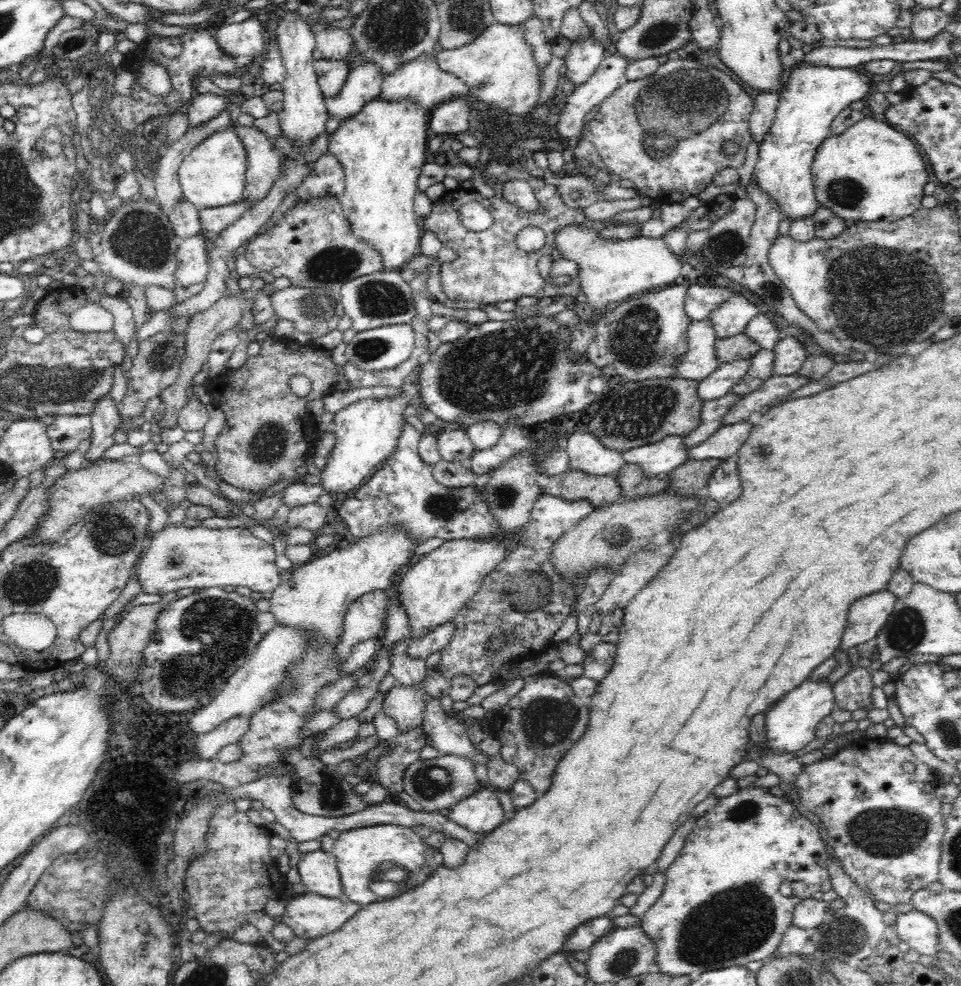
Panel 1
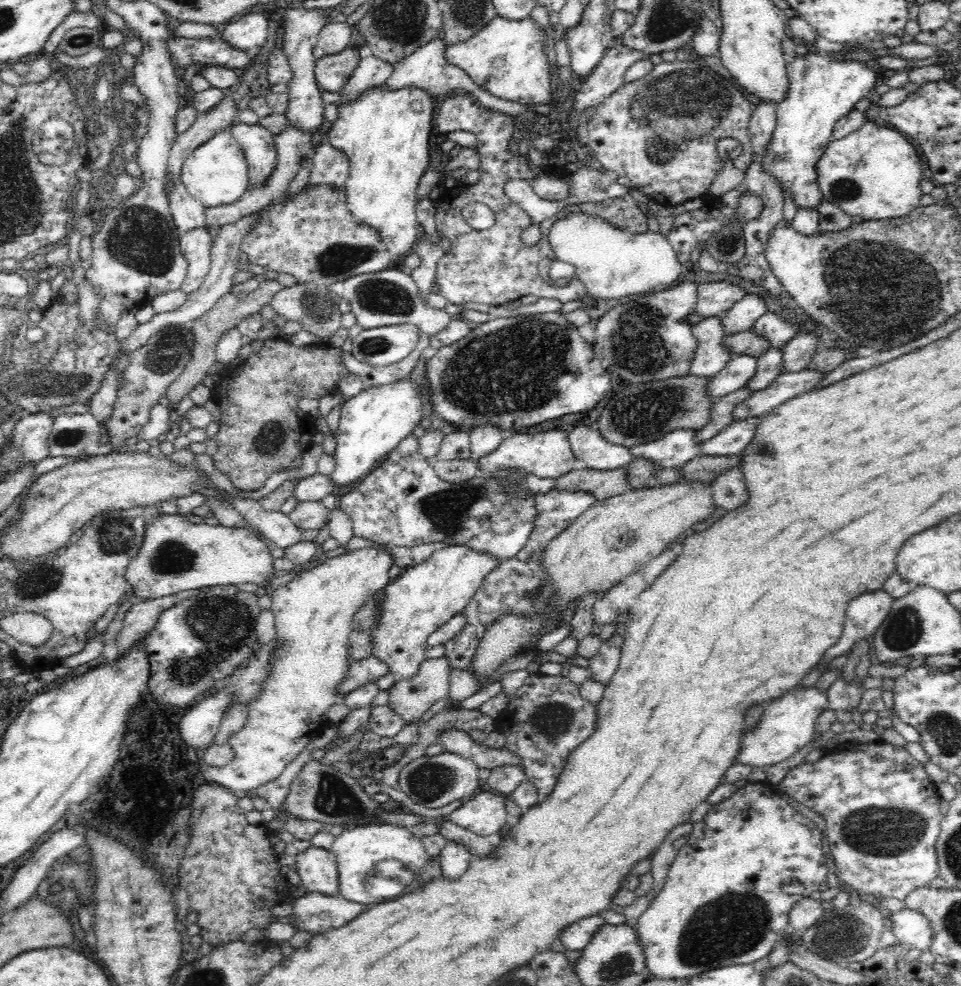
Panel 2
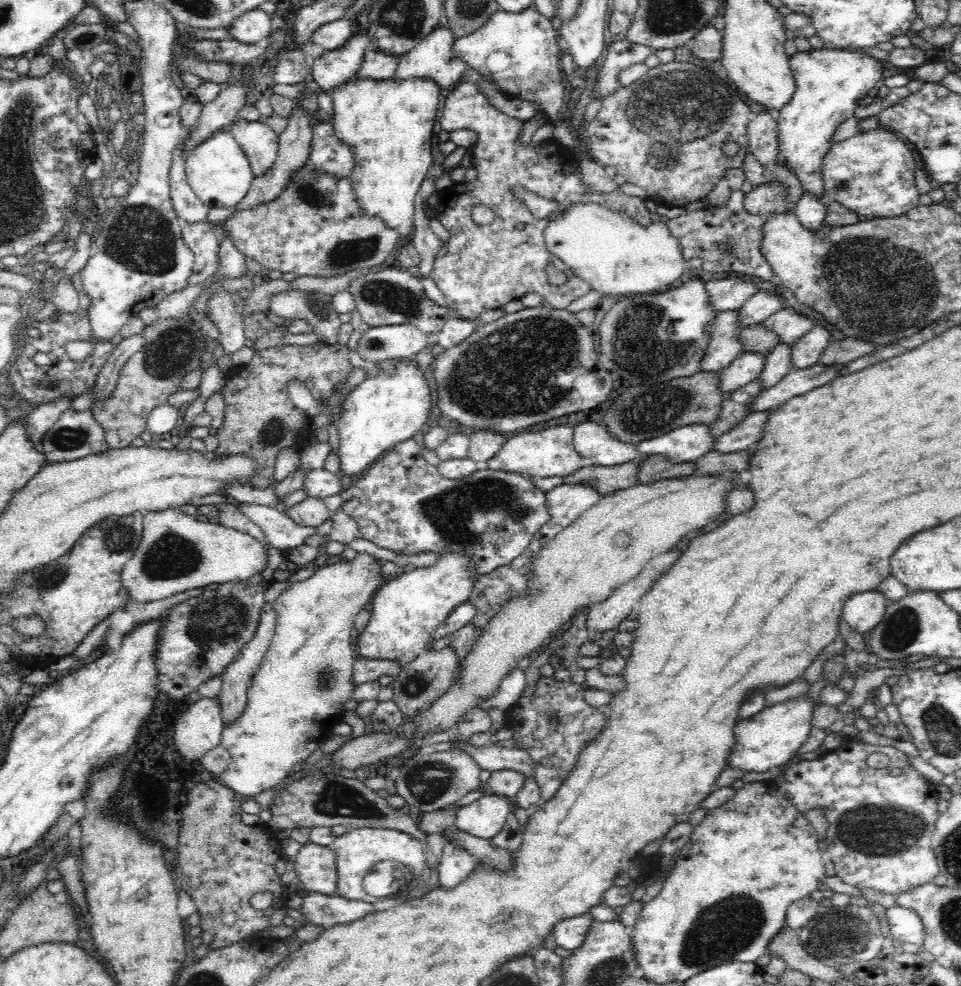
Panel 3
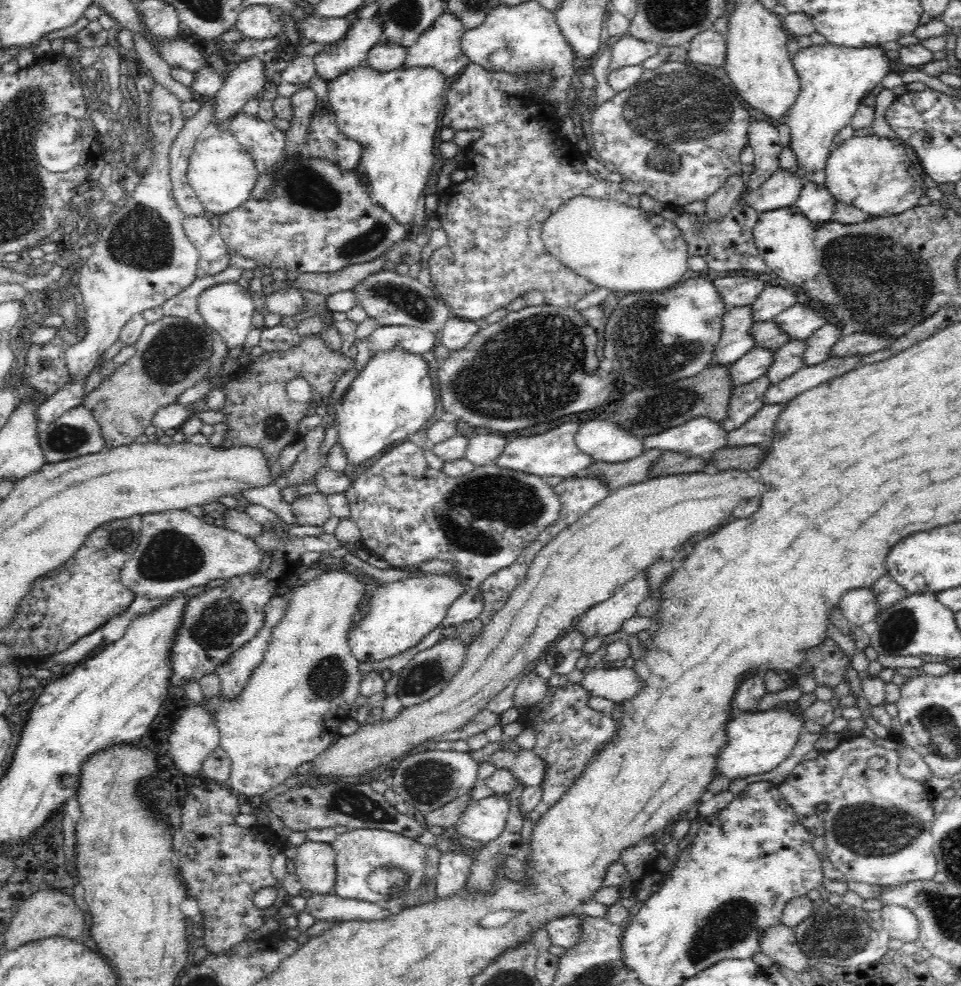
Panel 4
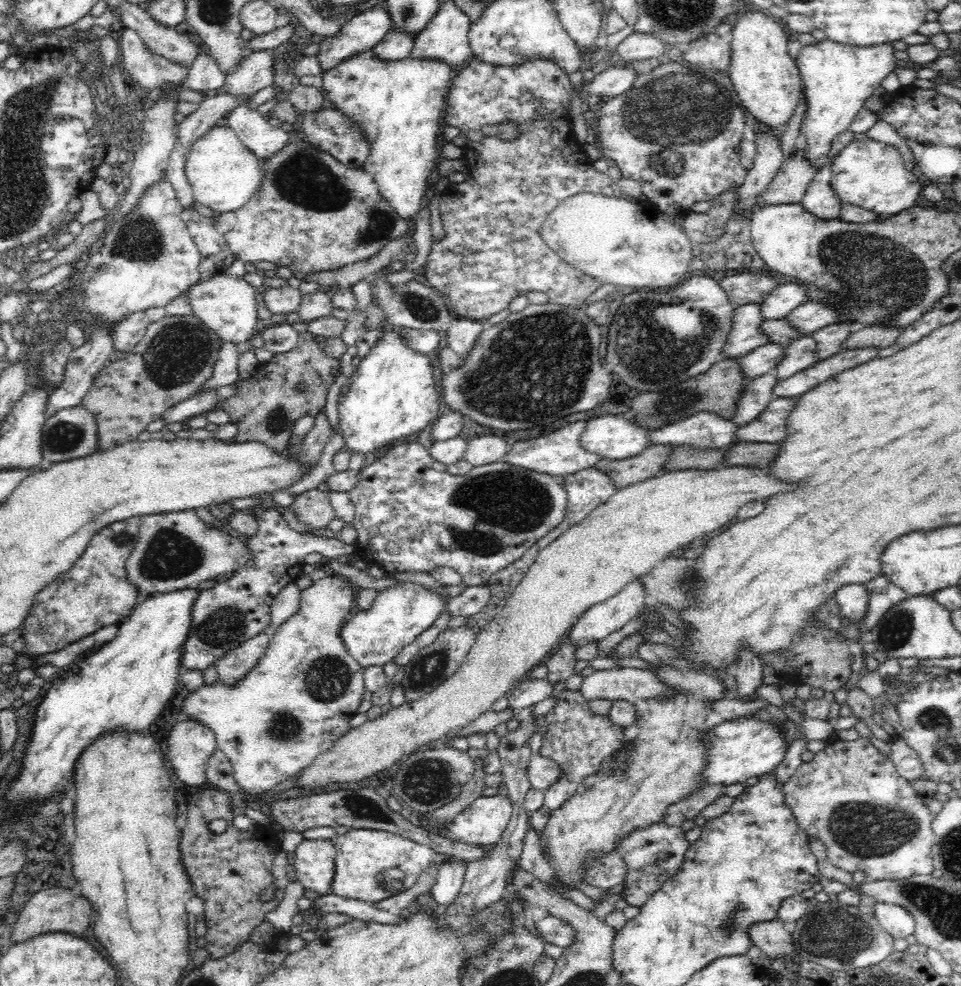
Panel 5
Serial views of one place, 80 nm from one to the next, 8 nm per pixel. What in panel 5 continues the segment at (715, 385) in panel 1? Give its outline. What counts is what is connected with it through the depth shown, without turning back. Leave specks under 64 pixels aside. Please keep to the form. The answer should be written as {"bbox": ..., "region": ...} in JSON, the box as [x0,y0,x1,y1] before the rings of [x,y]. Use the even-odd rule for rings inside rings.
{"bbox":[740,343,786,381],"region":[[[765,343],[762,346],[757,346],[744,356],[740,357],[741,368],[744,375],[749,381],[759,378],[785,360],[786,347],[778,343]]]}

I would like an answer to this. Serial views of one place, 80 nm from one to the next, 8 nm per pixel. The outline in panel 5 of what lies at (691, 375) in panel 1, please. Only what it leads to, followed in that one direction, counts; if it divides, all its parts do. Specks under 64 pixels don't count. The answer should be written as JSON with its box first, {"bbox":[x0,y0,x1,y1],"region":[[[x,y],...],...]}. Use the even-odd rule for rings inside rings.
{"bbox":[724,304,768,359],"region":[[[746,304],[736,308],[732,318],[732,328],[726,338],[724,358],[738,359],[757,346],[762,346],[768,340],[768,335],[762,331],[762,306],[761,304]]]}

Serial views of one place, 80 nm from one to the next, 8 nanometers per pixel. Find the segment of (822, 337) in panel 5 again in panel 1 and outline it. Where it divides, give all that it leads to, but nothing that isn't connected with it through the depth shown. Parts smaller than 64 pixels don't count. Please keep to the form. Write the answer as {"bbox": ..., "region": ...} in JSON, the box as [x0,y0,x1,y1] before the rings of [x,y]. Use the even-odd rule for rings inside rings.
{"bbox":[773,336,809,376],"region":[[[792,336],[778,340],[773,351],[775,358],[773,375],[776,376],[798,373],[809,356],[804,342]]]}

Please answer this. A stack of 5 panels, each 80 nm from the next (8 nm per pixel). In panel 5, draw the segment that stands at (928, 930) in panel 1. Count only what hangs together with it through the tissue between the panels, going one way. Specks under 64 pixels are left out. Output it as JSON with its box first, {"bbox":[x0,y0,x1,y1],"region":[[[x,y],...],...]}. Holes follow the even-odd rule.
{"bbox":[873,902,915,938],"region":[[[877,902],[873,906],[874,918],[892,938],[905,938],[913,934],[915,918],[900,906]]]}

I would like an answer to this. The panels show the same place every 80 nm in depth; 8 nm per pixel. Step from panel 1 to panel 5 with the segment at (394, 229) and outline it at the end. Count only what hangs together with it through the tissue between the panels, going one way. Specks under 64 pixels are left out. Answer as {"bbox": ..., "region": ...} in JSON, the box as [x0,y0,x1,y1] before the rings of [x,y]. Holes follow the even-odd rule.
{"bbox":[323,49,454,220],"region":[[[372,49],[344,59],[344,62],[339,62],[323,74],[323,90],[327,103],[354,119],[358,129],[370,143],[370,154],[361,168],[372,175],[372,179],[378,183],[382,197],[406,220],[422,208],[428,178],[440,161],[436,144],[438,136],[443,132],[446,97],[454,75],[454,68],[438,59],[414,58],[408,55],[397,61],[384,61],[376,57]]]}

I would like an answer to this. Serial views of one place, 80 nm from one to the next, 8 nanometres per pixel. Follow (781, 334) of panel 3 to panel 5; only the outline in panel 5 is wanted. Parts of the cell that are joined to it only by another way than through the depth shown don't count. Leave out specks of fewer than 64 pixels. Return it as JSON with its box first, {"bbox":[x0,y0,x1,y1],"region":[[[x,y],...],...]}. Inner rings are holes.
{"bbox":[784,300,839,336],"region":[[[810,300],[800,304],[788,316],[784,316],[784,319],[788,319],[792,328],[796,329],[801,336],[811,335],[823,326],[836,323],[839,318],[838,311],[834,306],[829,306],[824,302]]]}

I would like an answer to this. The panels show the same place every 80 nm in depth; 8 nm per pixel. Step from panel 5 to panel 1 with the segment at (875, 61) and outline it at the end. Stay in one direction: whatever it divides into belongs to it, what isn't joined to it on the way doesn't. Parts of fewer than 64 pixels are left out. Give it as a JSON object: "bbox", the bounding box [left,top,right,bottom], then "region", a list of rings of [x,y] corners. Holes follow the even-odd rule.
{"bbox":[752,62,872,221],"region":[[[802,62],[793,65],[787,85],[779,96],[774,122],[772,122],[768,134],[764,136],[764,140],[759,144],[759,157],[752,172],[754,179],[756,179],[754,183],[778,203],[782,219],[790,218],[790,221],[793,221],[797,218],[813,216],[816,212],[819,202],[814,192],[815,182],[811,173],[811,166],[817,153],[816,150],[831,135],[831,124],[834,118],[844,108],[848,108],[852,102],[862,100],[864,96],[868,96],[872,85],[870,76],[864,74],[864,71],[859,72],[856,67],[824,67]]]}

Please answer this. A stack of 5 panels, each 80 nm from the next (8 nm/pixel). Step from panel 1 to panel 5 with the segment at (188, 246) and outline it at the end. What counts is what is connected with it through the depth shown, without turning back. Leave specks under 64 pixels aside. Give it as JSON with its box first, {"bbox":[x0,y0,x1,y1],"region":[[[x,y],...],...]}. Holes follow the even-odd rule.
{"bbox":[181,207,236,279],"region":[[[194,207],[185,208],[181,217],[200,251],[201,279],[212,278],[229,270],[236,260],[235,255],[215,228],[215,217],[203,216]]]}

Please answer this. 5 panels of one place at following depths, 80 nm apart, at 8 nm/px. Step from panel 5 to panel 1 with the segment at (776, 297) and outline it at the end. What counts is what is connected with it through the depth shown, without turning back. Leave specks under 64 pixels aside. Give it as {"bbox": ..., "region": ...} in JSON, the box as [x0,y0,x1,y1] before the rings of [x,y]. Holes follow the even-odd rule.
{"bbox":[706,295,759,338],"region":[[[735,295],[710,316],[706,316],[706,319],[712,323],[716,338],[728,338],[742,333],[747,322],[758,313],[759,306],[752,304],[747,296]]]}

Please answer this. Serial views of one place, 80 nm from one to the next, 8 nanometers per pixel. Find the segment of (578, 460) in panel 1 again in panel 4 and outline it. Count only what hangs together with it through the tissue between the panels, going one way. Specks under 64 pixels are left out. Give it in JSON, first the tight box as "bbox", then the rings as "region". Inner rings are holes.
{"bbox":[576,420,644,462],"region":[[[612,420],[584,422],[576,432],[576,446],[594,457],[594,462],[624,462],[644,451],[643,438],[632,435]]]}

